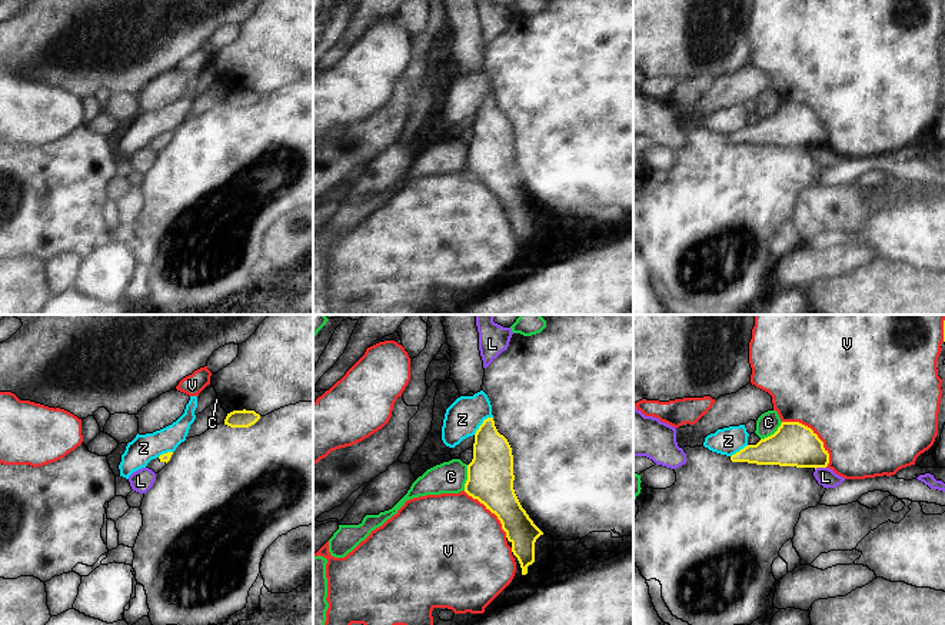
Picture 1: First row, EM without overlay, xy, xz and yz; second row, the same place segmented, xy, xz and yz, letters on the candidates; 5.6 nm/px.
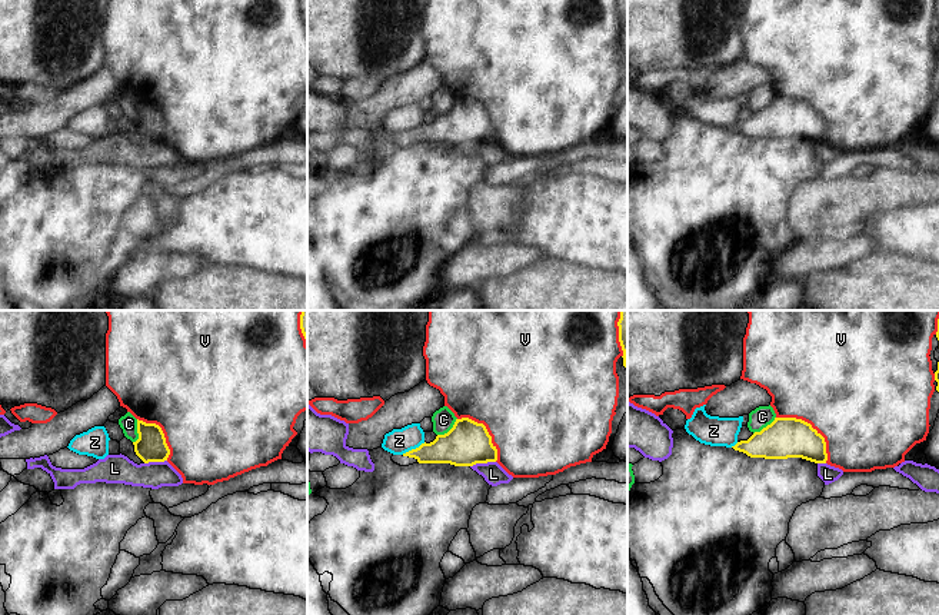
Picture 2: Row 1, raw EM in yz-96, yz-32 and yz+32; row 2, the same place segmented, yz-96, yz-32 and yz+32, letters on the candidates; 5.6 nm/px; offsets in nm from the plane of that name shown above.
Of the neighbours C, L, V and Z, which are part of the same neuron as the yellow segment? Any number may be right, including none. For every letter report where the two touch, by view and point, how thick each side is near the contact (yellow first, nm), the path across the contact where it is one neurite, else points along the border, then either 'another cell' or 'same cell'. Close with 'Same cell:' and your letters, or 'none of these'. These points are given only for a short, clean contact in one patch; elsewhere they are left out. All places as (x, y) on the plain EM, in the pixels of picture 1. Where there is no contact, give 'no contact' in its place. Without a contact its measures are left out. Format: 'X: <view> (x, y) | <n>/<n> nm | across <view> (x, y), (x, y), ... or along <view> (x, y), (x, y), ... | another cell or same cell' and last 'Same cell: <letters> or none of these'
C: xz (468, 158) | 260/180 nm | another cell
L: yz (819, 146) | 240/110 nm | another cell
V: yz (815, 113) | 240/500 nm | another cell
Z: xz (482, 103) | 240/200 nm | along xz (492, 96), (488, 96), (473, 113) | another cell
Same cell: none of these

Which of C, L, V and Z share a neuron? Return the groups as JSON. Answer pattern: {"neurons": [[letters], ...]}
{"neurons": [["C"], ["L"], ["V"], ["Z"]]}

